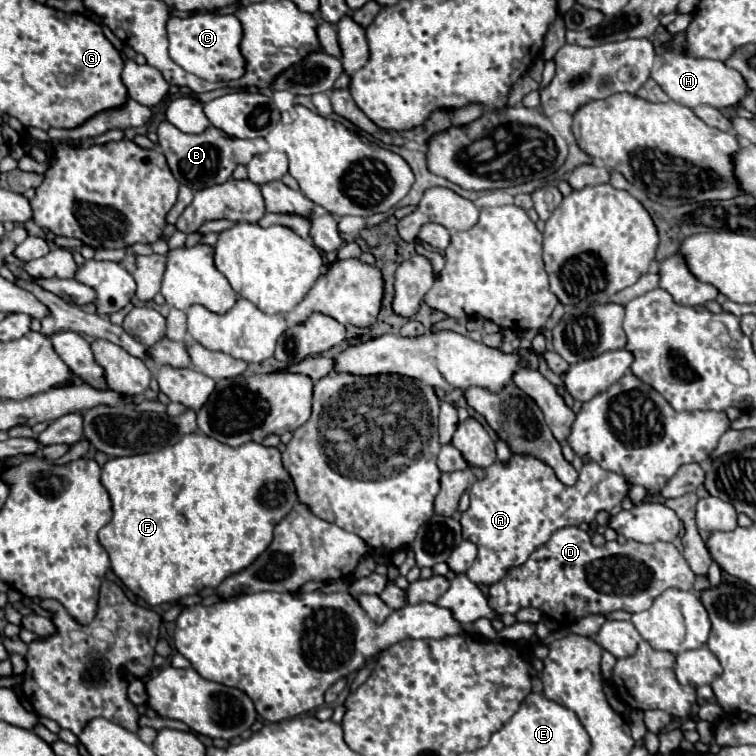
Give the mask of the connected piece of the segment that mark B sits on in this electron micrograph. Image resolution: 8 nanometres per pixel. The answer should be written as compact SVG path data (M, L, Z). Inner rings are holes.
M162 121L160 127L156 129L156 135L158 135L158 145L168 159L168 167L170 167L172 175L182 185L188 185L192 191L228 181L232 177L232 171L236 169L236 165L246 165L256 153L264 153L270 149L266 139L262 139L262 137L236 139L236 137L228 137L224 131L220 131L212 125L198 135L188 135L188 133L182 133L180 129L176 129L170 121Z

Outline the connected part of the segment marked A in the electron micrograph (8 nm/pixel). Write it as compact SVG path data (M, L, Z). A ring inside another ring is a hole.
M512 453L508 461L496 459L490 467L484 469L484 477L476 479L474 485L470 487L470 507L460 517L464 539L470 539L478 547L478 557L472 563L472 567L466 571L466 577L474 583L484 583L484 585L492 585L500 581L512 567L522 565L536 547L544 545L544 541L548 541L554 531L568 525L592 523L598 511L610 511L612 507L620 505L622 499L628 497L630 487L632 483L628 481L628 477L606 471L594 461L584 461L576 485L568 487L562 481L558 481L552 467L548 467L544 461L532 455Z

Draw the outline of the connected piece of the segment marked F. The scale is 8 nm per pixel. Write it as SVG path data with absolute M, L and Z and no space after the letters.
M188 433L176 445L168 445L168 447L164 447L160 451L154 451L154 453L142 453L142 455L132 455L132 457L110 459L102 467L102 485L110 493L114 515L112 515L112 521L98 531L98 541L108 551L110 561L112 561L112 569L122 579L122 583L132 593L136 593L140 599L144 599L150 605L176 603L178 599L182 599L186 595L194 595L194 593L202 591L204 587L218 587L226 577L230 577L230 575L246 569L260 553L264 553L268 549L268 545L272 541L274 527L290 513L290 509L298 501L292 477L282 467L280 451L276 447L264 447L260 443L254 443L254 441L244 443L240 447L230 447L226 443L216 441L214 437L204 435L204 433Z

